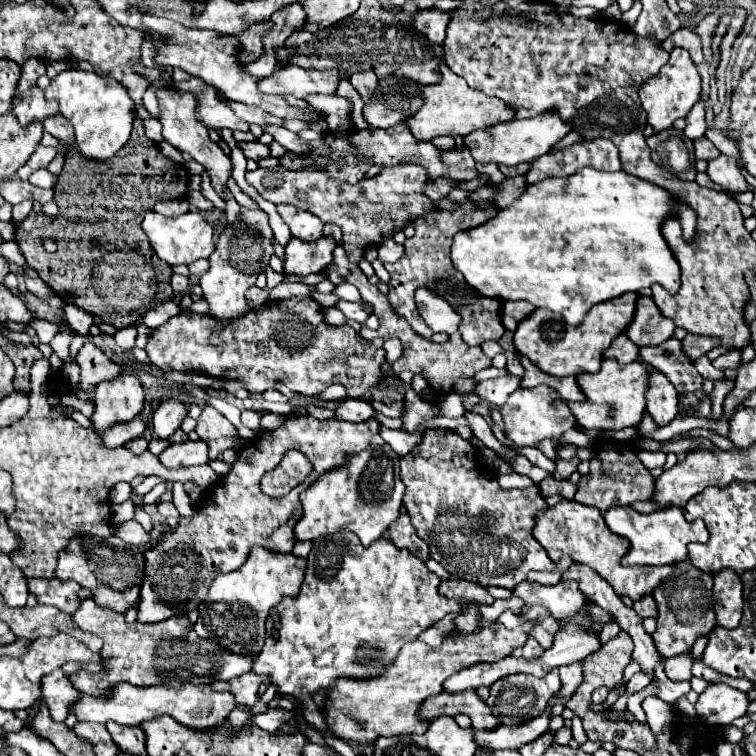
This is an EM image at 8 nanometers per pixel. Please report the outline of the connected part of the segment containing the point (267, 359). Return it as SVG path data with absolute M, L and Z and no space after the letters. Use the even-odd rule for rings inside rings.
M292 297L284 301L270 301L256 311L248 311L236 323L226 325L222 331L216 329L216 323L208 315L198 313L180 313L170 317L164 325L156 327L148 337L146 353L150 363L162 371L202 371L220 379L240 379L250 393L262 393L274 387L274 381L284 381L292 391L300 395L320 395L332 383L342 383L348 389L350 397L362 397L372 385L382 379L380 365L384 359L384 349L362 345L356 339L356 331L350 325L330 327L322 321L320 305L312 297ZM308 313L316 313L316 325L308 321Z

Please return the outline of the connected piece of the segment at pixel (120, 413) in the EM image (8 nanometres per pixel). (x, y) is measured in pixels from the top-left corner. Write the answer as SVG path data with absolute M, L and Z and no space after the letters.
M120 375L112 381L102 381L94 389L94 413L90 415L92 429L102 435L116 423L130 421L144 409L144 387L134 375Z

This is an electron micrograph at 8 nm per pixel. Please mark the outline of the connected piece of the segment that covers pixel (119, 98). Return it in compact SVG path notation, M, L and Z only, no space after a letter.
M66 69L44 89L44 97L60 103L60 115L72 123L76 145L86 159L108 161L128 143L134 121L134 101L114 79L86 73L82 69Z

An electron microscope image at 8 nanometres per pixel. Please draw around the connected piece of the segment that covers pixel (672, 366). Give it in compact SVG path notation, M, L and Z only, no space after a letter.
M668 339L656 347L640 347L640 361L652 365L654 369L662 371L678 393L690 393L702 389L702 375L696 371L694 363L684 355L680 347L682 341Z

